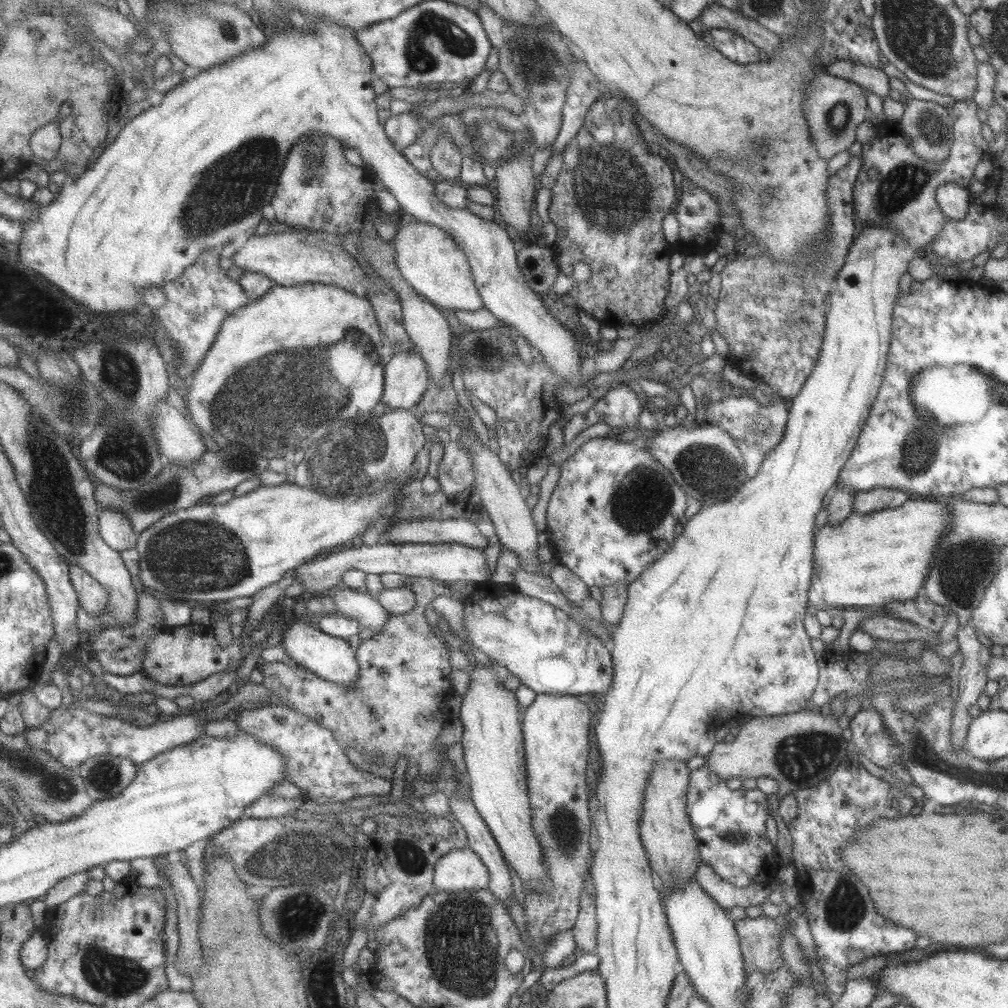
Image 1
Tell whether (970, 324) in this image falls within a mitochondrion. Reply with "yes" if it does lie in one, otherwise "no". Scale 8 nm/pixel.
no

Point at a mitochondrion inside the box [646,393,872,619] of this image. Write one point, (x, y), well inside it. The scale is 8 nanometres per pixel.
(704, 468)

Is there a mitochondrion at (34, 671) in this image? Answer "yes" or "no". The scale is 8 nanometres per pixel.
no

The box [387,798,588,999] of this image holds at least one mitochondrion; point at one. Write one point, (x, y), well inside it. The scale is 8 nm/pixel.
(564, 828)

